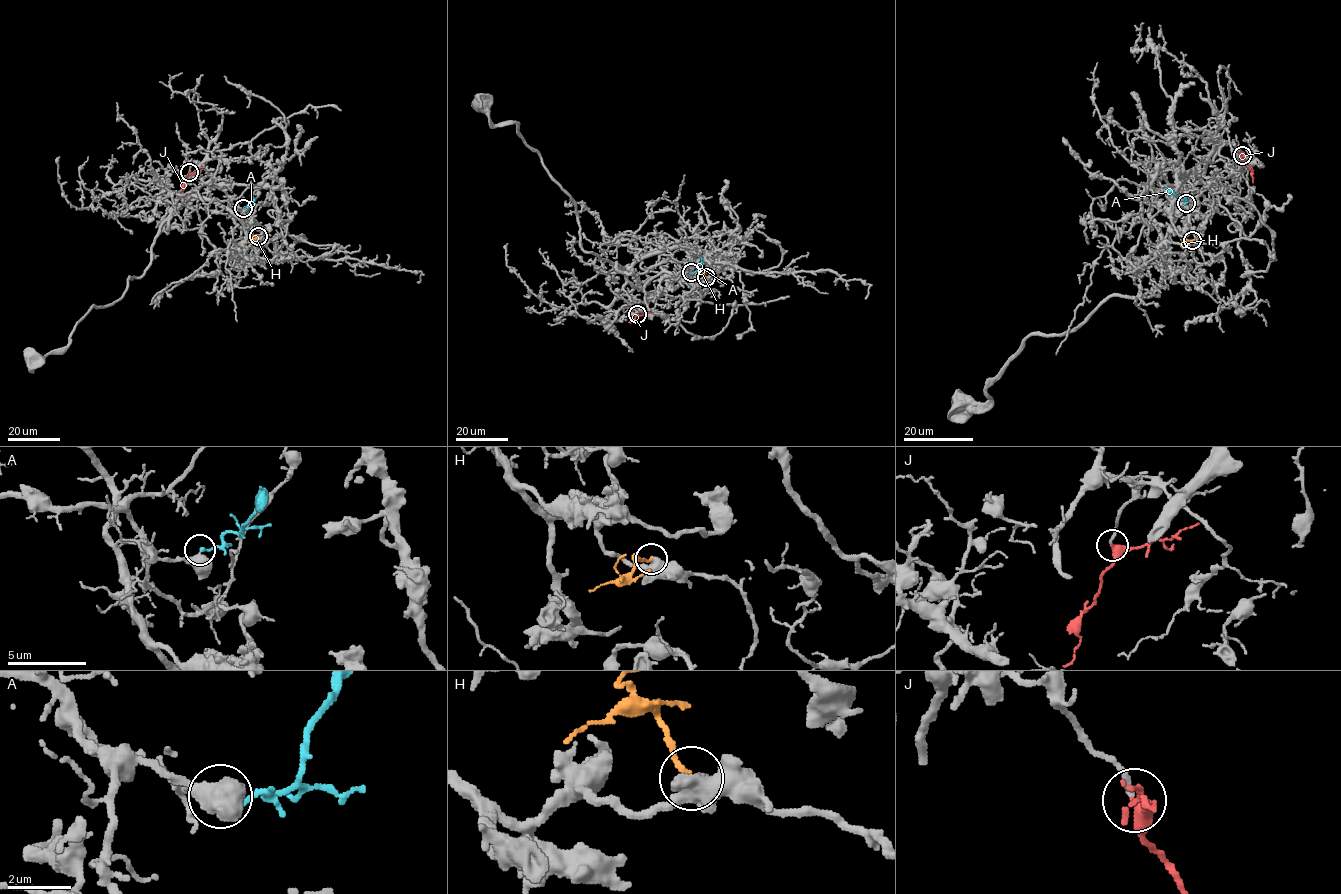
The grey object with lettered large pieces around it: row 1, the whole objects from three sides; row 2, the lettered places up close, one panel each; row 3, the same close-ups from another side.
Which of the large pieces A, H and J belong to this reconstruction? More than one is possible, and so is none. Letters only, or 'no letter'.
A, J

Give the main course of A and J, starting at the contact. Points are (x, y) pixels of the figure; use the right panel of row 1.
A: (1186, 203), (1185, 199), (1181, 200), (1163, 188)
J: (1242, 155), (1252, 171), (1252, 182)

